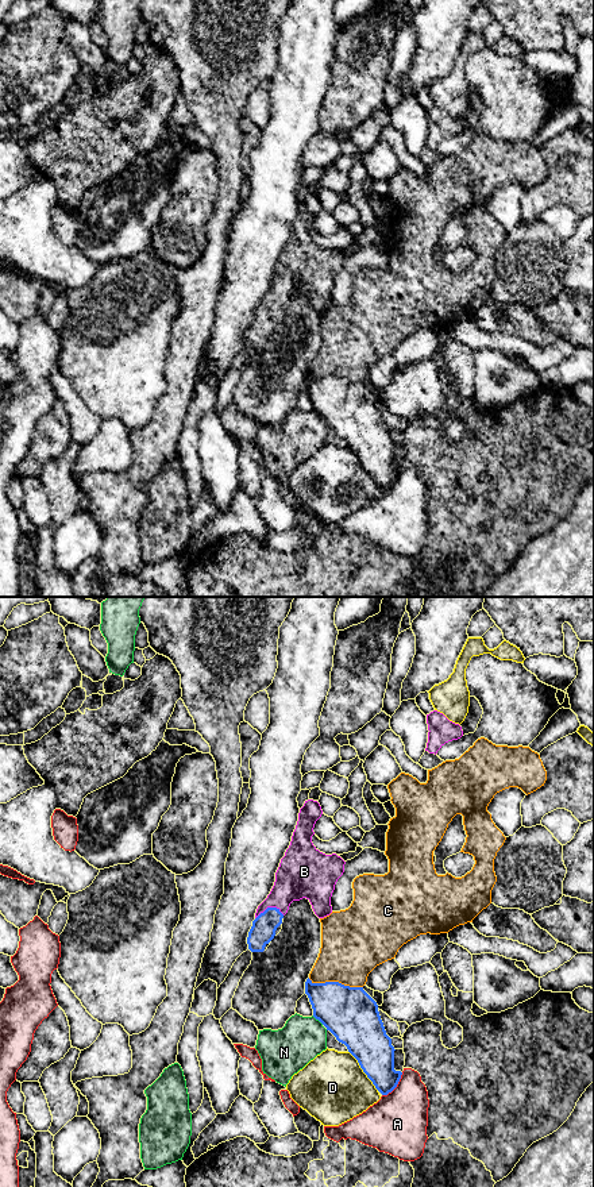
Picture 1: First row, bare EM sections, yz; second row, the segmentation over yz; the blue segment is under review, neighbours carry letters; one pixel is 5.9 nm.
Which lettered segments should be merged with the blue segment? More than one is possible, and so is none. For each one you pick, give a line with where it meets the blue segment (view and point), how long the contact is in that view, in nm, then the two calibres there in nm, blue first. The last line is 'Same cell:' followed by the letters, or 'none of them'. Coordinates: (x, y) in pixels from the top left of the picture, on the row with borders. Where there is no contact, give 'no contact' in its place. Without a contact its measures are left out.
B: contact yz (269, 908); length 180 nm; calibres 150 and 260 nm
Same cell: B

